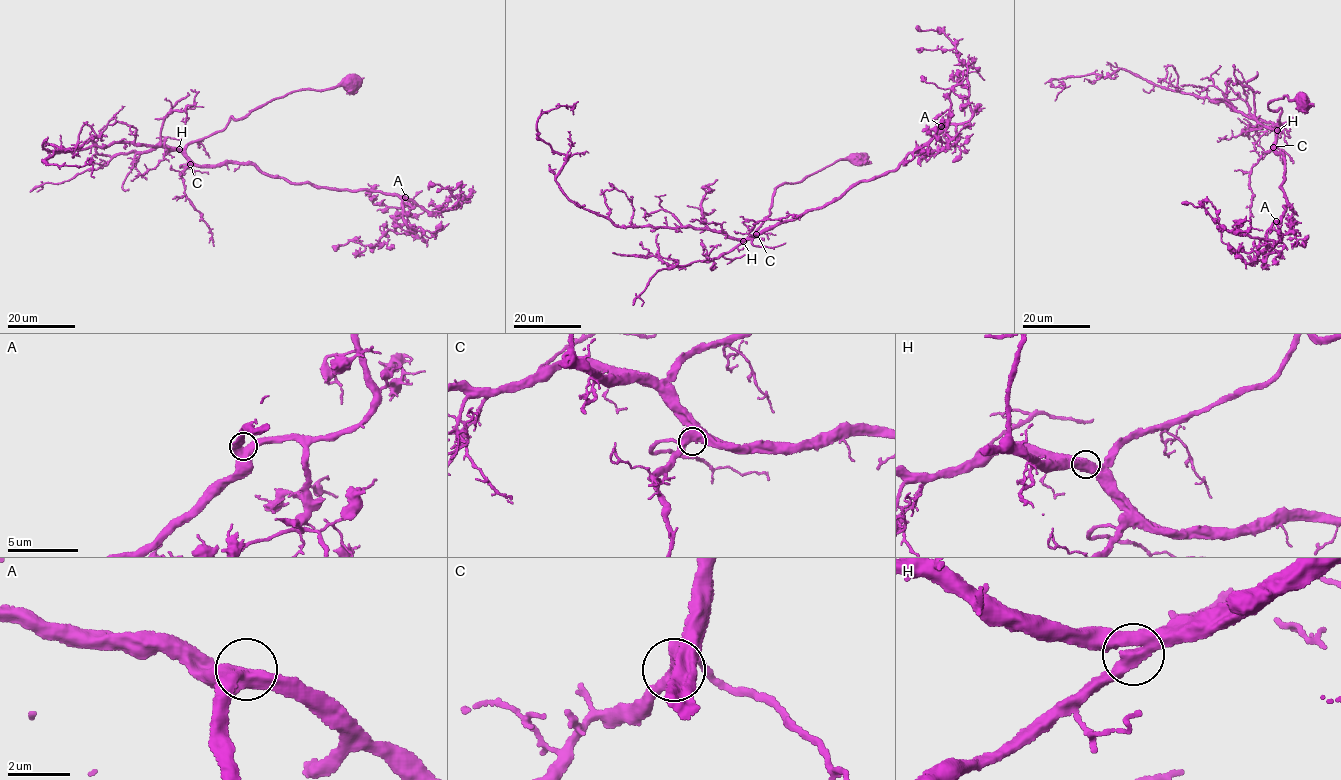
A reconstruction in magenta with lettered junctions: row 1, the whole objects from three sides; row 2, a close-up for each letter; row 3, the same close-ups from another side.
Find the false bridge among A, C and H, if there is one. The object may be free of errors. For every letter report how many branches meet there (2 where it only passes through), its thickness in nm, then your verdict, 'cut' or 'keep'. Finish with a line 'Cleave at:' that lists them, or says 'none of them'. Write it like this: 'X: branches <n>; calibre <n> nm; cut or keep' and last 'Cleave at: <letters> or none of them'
A: branches 3; calibre 440 nm; keep
C: branches 3; calibre 550 nm; keep
H: branches 3; calibre 440 nm; keep
Cleave at: none of them

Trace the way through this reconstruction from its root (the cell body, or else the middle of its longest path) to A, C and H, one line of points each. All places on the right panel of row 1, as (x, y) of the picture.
A: (1301, 100), (1283, 95), (1267, 104), (1281, 109), (1273, 150), (1285, 156), (1280, 187), (1290, 203), (1276, 221)
C: (1301, 100), (1289, 100), (1283, 95), (1268, 101), (1270, 110), (1281, 109), (1277, 119), (1281, 126), (1273, 147)
H: (1301, 100), (1289, 100), (1283, 95), (1268, 101), (1270, 110), (1281, 109), (1277, 119), (1281, 126), (1277, 131)

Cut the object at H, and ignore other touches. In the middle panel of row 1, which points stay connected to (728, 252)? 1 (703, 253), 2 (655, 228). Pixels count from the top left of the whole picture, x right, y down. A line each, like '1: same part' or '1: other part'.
1: same part
2: other part

